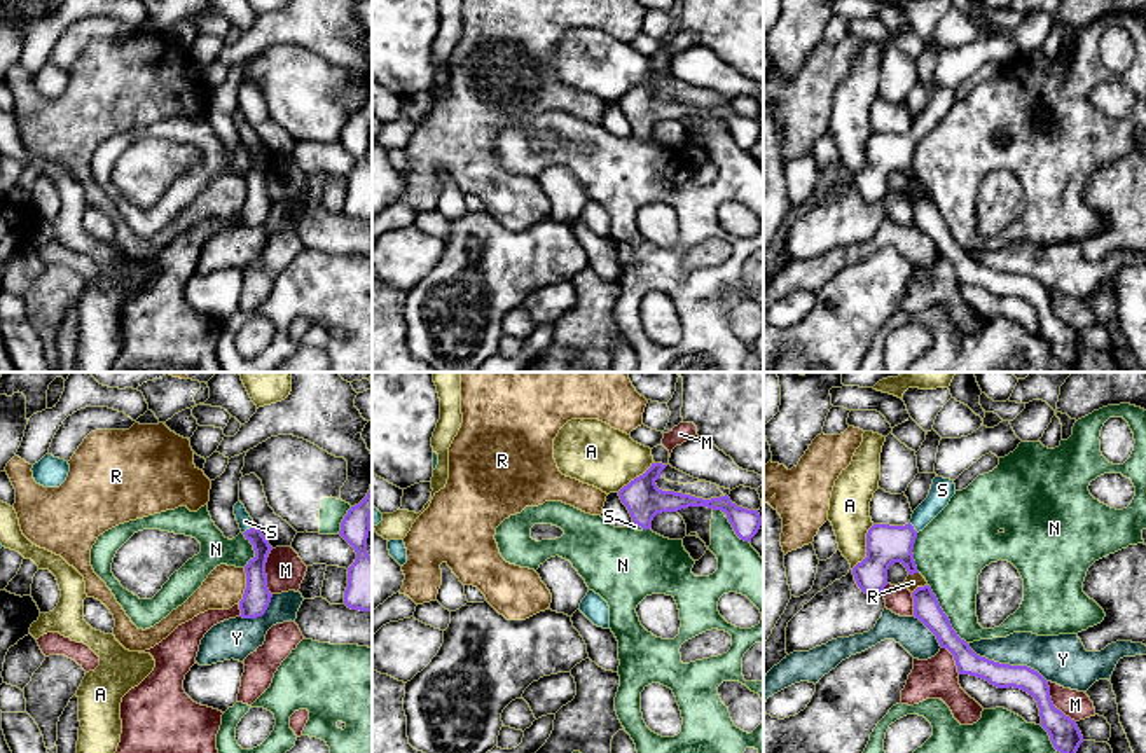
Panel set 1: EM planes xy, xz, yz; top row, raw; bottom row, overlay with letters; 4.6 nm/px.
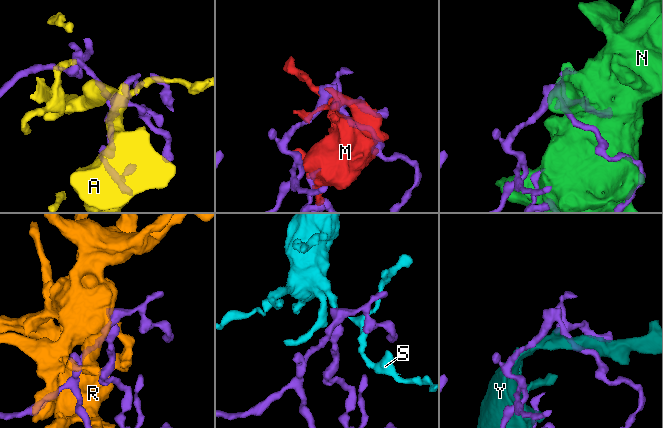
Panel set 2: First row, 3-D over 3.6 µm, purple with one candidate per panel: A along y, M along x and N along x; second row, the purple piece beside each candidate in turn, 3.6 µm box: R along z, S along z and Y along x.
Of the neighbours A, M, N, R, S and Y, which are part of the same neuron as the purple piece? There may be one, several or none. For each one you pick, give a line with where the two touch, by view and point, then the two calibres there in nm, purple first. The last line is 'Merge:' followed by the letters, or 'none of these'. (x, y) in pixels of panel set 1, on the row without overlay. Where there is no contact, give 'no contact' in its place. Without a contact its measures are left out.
S: contact xy (250, 137); calibres 100 and 70 nm
Merge: S

